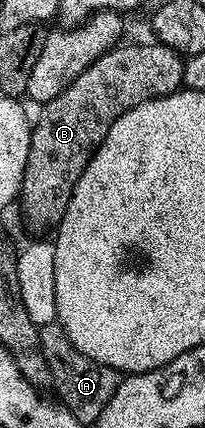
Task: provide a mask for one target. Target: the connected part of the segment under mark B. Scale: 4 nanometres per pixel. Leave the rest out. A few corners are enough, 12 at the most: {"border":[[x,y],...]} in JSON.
{"border":[[162,44],[105,52],[42,103],[19,189],[35,230],[129,108],[183,86]]}

